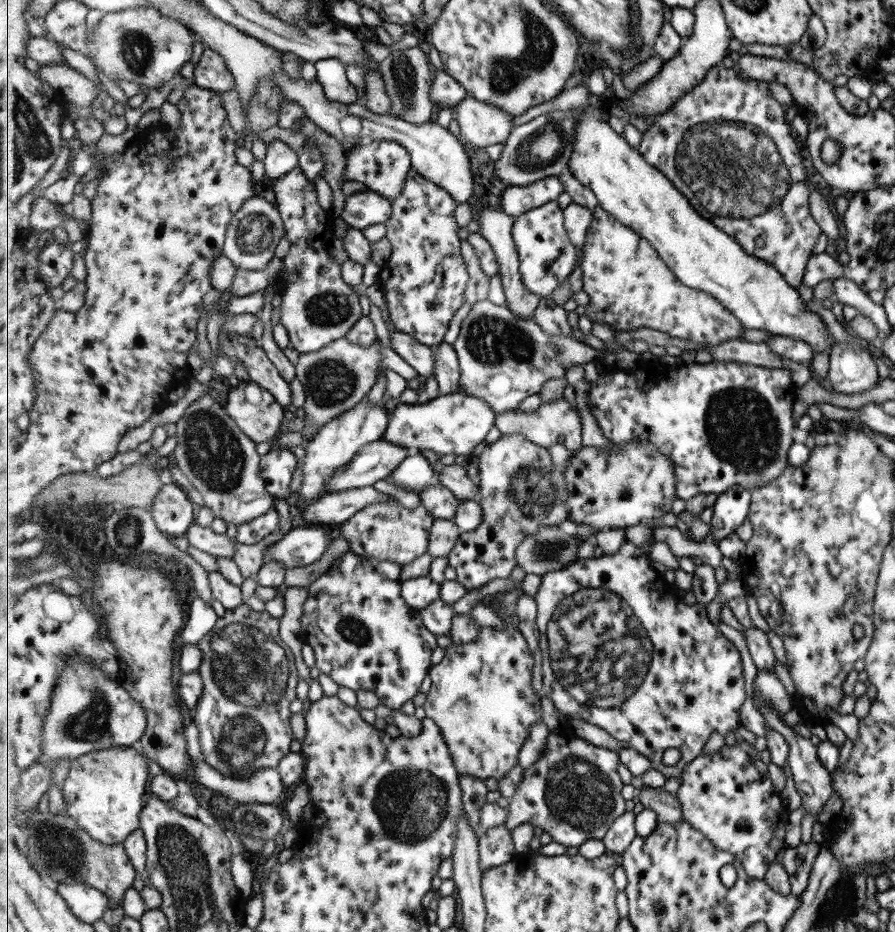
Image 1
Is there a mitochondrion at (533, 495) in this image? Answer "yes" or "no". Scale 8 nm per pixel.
yes

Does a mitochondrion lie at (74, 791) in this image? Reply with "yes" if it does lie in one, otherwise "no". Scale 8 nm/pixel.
no

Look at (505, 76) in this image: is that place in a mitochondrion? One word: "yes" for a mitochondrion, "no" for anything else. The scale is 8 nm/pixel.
yes

